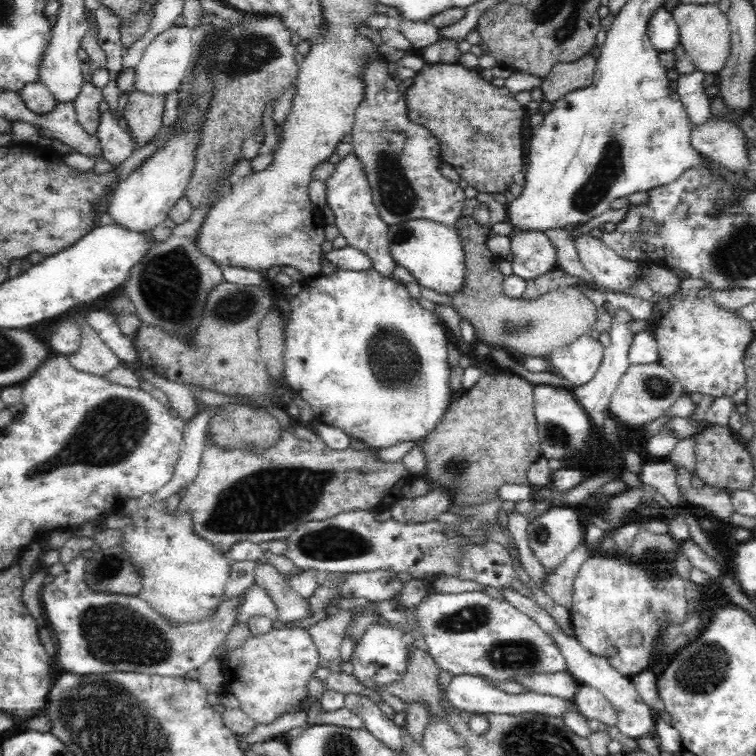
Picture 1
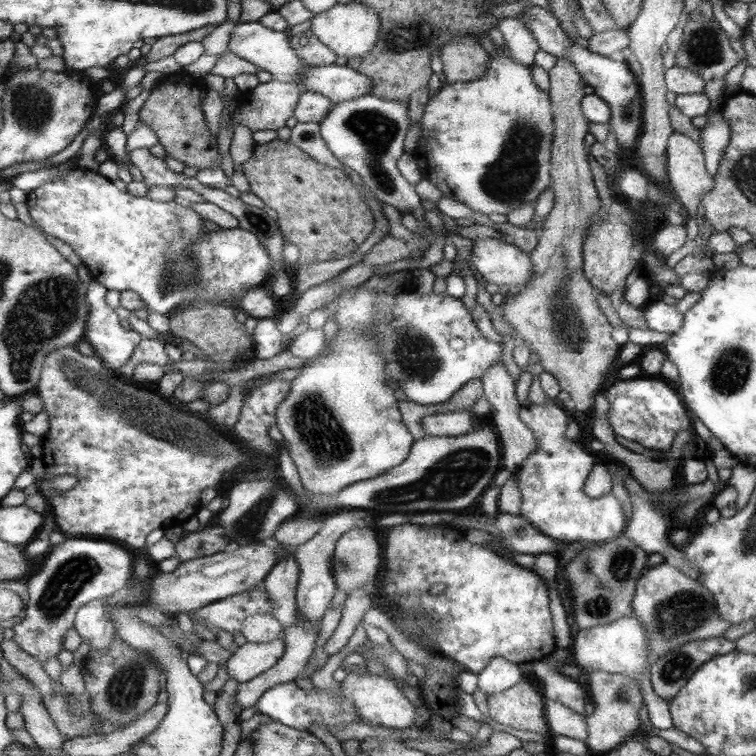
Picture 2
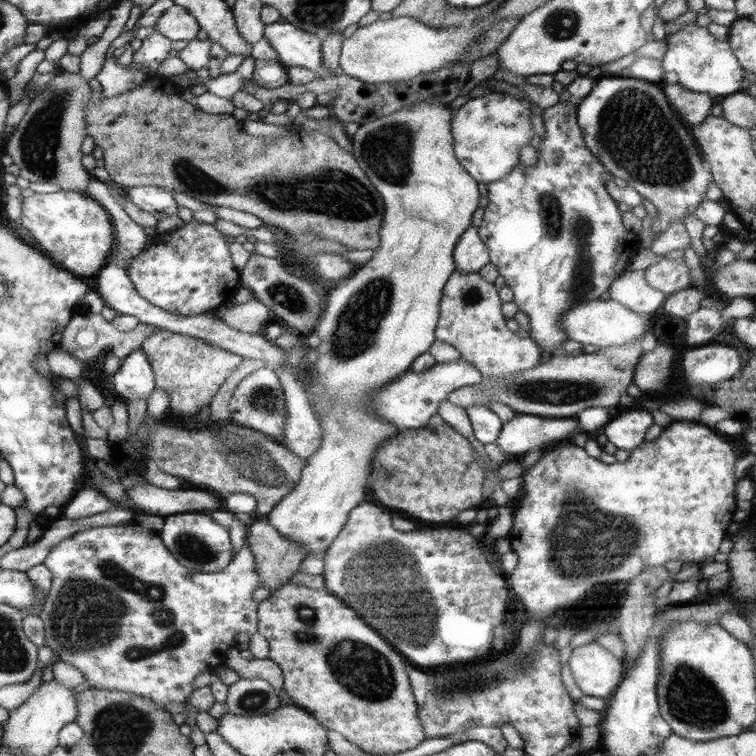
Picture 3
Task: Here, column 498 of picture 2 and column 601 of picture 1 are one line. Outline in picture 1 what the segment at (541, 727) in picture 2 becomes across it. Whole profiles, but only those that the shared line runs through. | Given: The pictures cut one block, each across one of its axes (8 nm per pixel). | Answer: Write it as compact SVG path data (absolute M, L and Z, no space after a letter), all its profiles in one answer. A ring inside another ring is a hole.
M581 684L573 698L576 708L587 720L596 720L607 728L618 726L618 712L610 701L593 686Z

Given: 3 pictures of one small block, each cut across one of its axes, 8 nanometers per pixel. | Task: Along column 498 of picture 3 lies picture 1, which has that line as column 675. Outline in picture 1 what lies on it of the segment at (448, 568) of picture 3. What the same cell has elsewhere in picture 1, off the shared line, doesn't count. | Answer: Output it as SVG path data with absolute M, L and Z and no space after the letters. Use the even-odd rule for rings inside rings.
M596 556L596 558L587 557L580 571L576 574L573 583L572 604L569 608L574 636L579 643L588 652L596 656L608 658L620 674L629 677L634 676L634 672L642 672L650 669L650 654L656 648L656 642L662 634L660 624L682 624L686 618L687 601L686 580L680 580L678 576L668 576L660 578L658 574L652 574L648 570L642 570L642 566L626 556ZM632 633L641 633L641 642L633 643ZM610 648L615 649L614 656L605 656L606 651ZM648 658L648 660L646 660Z

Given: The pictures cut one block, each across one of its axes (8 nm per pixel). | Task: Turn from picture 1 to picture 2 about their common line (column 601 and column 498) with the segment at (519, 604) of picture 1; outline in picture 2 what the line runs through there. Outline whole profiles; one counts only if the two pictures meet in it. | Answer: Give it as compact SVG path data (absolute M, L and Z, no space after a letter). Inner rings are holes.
M493 657L490 664L477 674L477 685L487 698L493 693L509 689L525 676L526 674L519 672L516 664L505 660L503 657Z

